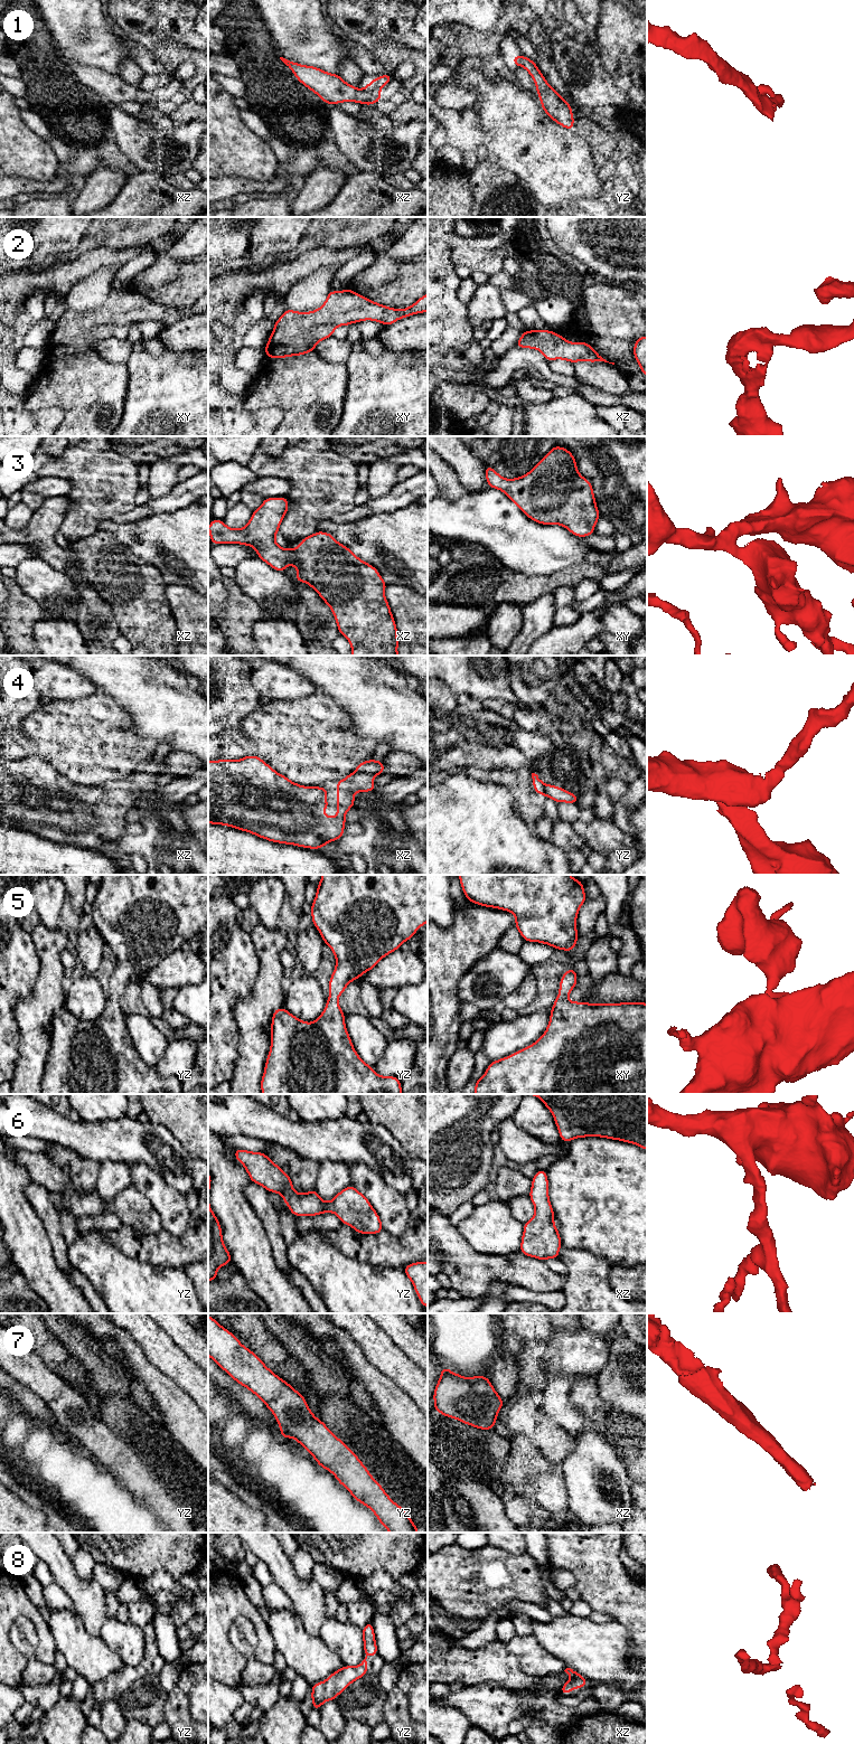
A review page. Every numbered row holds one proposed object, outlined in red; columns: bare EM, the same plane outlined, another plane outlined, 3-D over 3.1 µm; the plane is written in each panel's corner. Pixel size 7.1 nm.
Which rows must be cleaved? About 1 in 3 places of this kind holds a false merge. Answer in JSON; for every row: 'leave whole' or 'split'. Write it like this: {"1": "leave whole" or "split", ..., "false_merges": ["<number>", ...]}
{"1": "split", "2": "leave whole", "3": "leave whole", "4": "leave whole", "5": "leave whole", "6": "leave whole", "7": "leave whole", "8": "leave whole", "false_merges": ["1"]}

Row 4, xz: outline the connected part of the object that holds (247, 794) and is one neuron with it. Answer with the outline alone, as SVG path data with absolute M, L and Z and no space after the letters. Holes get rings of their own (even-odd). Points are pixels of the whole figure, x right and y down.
M257 755L244 756L241 760L208 761L208 823L232 827L250 832L272 842L294 845L302 848L321 849L328 842L339 840L344 836L346 812L354 808L355 792L372 792L376 785L373 777L384 773L383 761L373 758L360 762L356 771L346 779L337 780L337 816L335 818L321 814L329 807L326 798L328 789L303 786L290 781L274 771Z

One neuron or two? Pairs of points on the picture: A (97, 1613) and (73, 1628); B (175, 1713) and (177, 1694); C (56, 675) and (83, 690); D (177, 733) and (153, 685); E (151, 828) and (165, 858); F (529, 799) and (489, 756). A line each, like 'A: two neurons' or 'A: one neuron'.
A: two neurons
B: one neuron
C: one neuron
D: one neuron
E: one neuron
F: two neurons

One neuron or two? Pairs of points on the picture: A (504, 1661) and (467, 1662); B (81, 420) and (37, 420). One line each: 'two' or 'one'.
A: one
B: two

